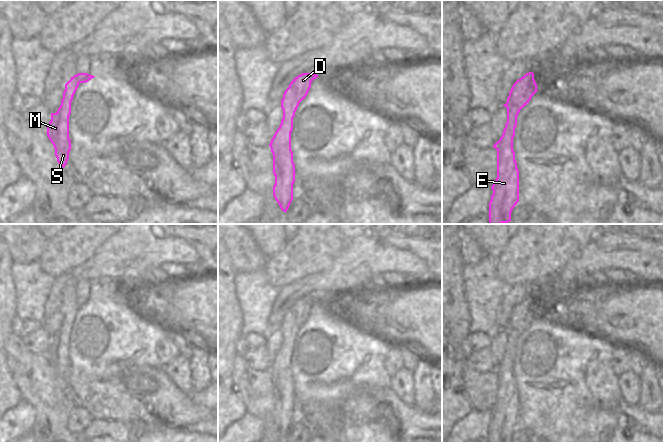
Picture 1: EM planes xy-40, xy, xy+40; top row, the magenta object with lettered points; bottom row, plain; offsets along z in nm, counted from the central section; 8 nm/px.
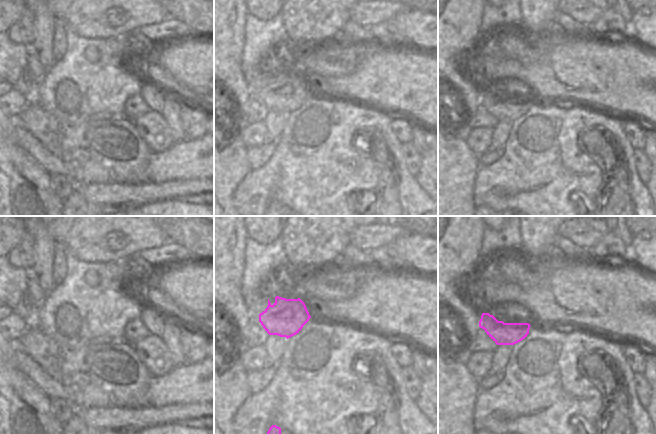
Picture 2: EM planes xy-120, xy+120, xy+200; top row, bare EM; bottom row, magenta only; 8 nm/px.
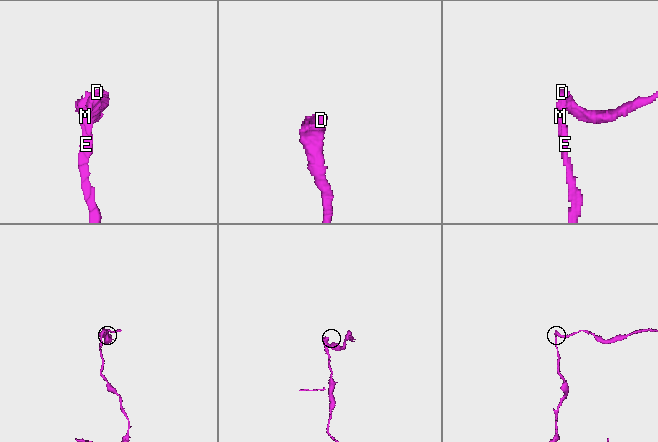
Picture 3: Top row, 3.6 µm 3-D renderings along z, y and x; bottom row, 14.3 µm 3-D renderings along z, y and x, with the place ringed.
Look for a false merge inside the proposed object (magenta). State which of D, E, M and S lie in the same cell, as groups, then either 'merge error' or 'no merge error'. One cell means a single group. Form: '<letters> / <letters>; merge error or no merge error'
D / E M S; merge error

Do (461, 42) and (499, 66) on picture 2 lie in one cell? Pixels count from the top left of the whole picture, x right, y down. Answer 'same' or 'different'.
different

